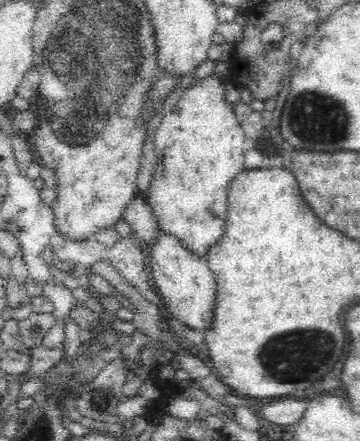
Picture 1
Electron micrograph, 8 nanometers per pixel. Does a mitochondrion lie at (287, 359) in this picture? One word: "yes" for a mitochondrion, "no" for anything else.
yes

